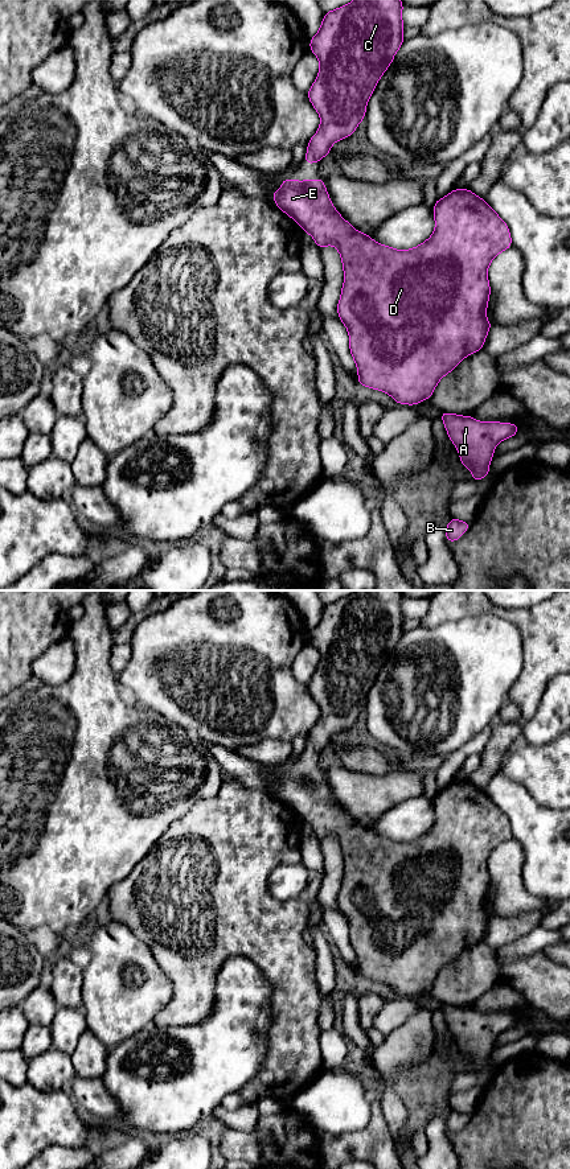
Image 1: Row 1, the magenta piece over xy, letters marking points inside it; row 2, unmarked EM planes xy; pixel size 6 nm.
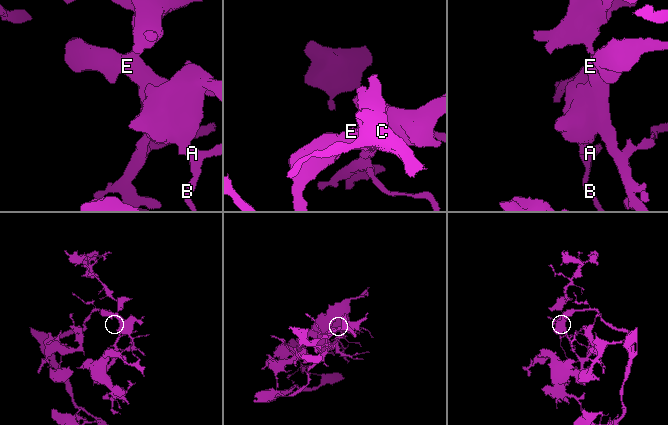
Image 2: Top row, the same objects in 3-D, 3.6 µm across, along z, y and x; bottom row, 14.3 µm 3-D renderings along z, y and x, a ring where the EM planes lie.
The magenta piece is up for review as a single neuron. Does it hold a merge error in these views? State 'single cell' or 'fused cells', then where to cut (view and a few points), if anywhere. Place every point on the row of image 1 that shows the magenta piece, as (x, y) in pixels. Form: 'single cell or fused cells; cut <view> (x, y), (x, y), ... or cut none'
single cell; cut none

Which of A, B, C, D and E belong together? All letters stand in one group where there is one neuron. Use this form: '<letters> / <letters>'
A B C D E

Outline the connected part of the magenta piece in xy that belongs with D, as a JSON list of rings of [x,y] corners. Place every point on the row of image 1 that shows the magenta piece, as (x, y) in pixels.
[[[282,178],[283,186],[271,194],[276,207],[300,225],[316,246],[335,246],[341,256],[344,284],[337,314],[349,333],[349,350],[360,383],[390,395],[398,404],[415,406],[431,398],[439,380],[468,355],[483,350],[492,326],[487,320],[491,287],[487,271],[493,258],[512,247],[508,225],[469,189],[454,189],[439,198],[434,209],[432,235],[411,250],[395,250],[357,231],[331,202],[324,178],[296,181]]]

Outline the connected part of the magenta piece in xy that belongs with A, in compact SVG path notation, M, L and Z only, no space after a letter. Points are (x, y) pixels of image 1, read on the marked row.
M440 412L440 419L462 465L472 472L471 479L479 481L489 474L489 464L496 445L517 435L518 425L499 421L477 421L472 416Z

